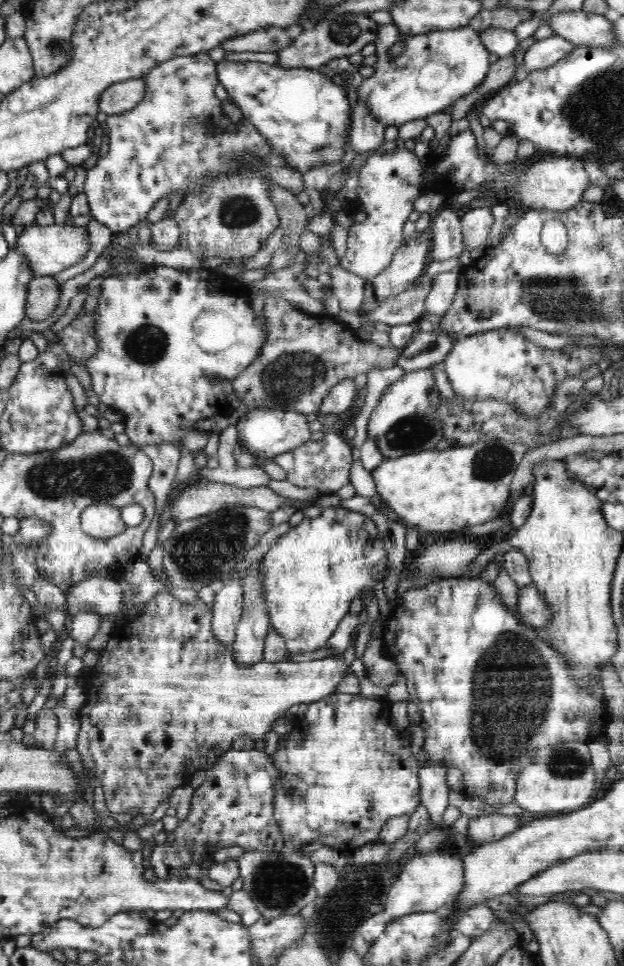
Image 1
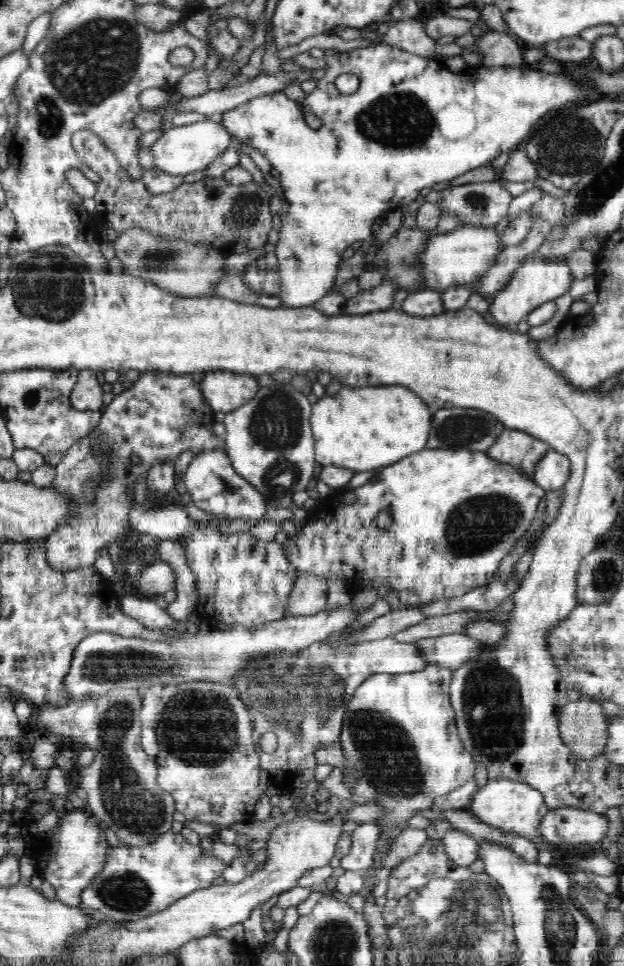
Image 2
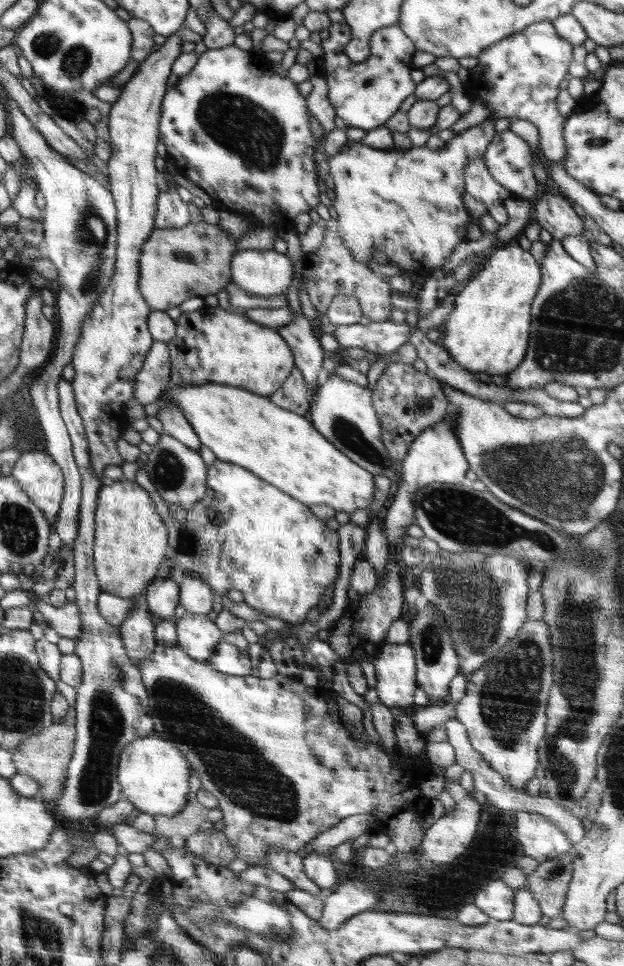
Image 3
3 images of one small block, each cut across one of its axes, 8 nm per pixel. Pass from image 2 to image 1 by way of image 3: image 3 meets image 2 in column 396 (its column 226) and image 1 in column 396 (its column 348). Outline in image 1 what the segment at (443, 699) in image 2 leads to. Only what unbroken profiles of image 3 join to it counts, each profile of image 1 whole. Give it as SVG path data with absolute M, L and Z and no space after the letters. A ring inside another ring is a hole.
M337 694L325 697L322 701L310 703L309 708L301 721L294 724L289 733L280 738L280 748L272 756L274 766L278 769L279 777L274 783L274 818L278 825L278 831L282 834L285 847L298 849L308 846L312 842L320 842L323 846L337 849L343 855L348 856L351 848L358 848L379 841L382 828L389 818L408 815L421 803L421 788L418 771L421 767L410 751L410 731L398 732L391 724L388 724L386 712L382 714L382 704L376 700L368 700L362 694Z

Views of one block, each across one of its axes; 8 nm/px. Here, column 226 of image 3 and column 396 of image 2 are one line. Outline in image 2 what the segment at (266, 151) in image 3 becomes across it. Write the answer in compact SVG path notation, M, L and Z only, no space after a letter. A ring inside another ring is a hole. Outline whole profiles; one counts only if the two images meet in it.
M383 42L350 52L332 52L327 55L325 68L326 76L317 80L316 89L304 98L304 102L276 92L258 96L221 115L226 131L235 140L262 153L280 173L280 188L290 206L281 218L279 239L273 253L277 256L281 275L278 296L286 307L314 305L328 295L344 251L358 240L371 238L371 226L386 211L412 209L418 194L425 188L437 182L449 182L490 163L502 153L525 147L544 124L576 110L576 106L566 104L596 96L596 90L586 83L578 83L564 72L547 74L524 65L478 66L454 74L439 62ZM341 74L353 74L360 80L360 87L354 94L341 94L336 89L335 80ZM309 113L321 121L320 128L314 129L306 123Z

